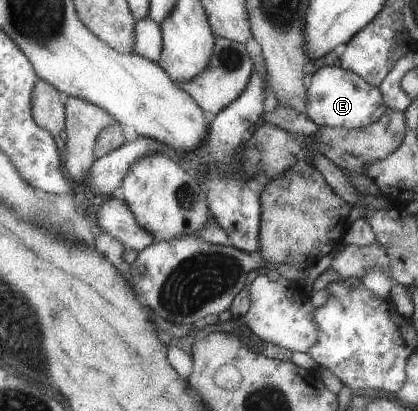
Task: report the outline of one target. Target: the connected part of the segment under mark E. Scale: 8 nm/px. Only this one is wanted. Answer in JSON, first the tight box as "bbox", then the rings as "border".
{"bbox":[304,64,387,128],"border":[[[337,64],[322,66],[310,74],[307,81],[304,114],[318,127],[360,128],[371,126],[387,111],[382,93],[378,87],[372,87],[353,71]]]}

